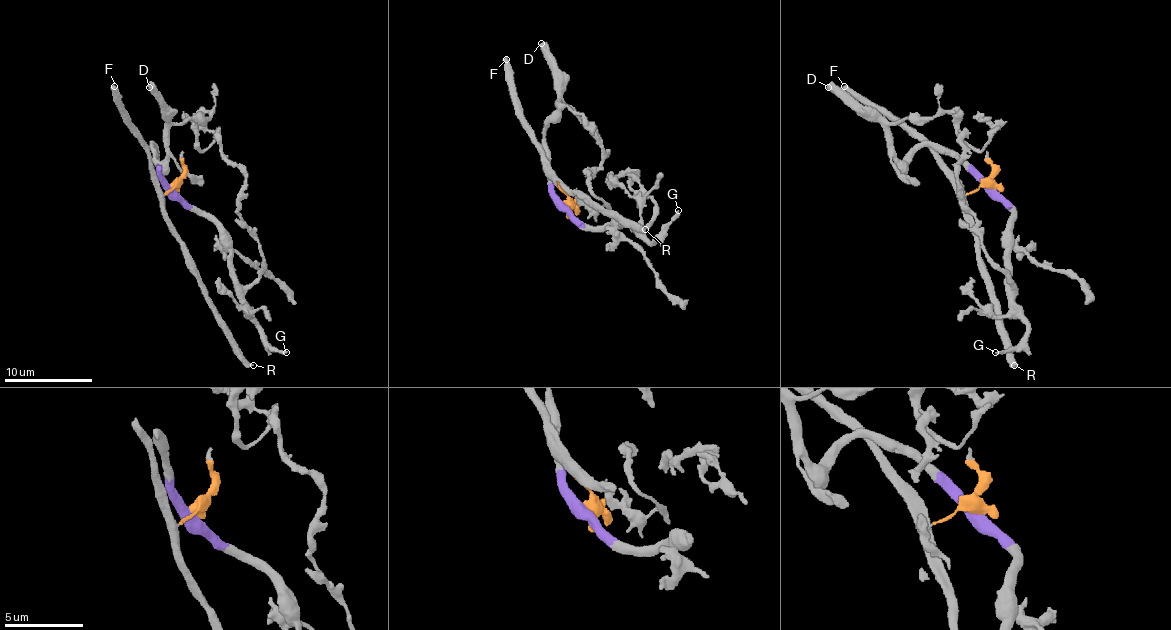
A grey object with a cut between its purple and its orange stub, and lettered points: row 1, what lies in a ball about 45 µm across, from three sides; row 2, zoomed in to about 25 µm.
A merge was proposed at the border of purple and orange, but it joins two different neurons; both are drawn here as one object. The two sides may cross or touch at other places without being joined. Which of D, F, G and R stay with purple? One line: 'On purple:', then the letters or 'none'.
On purple: D, G

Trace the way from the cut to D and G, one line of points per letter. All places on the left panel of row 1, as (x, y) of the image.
D: (171, 186), (160, 175), (151, 146), (151, 153), (160, 162), (167, 155), (167, 111), (149, 86)
G: (171, 186), (218, 228), (229, 252), (229, 274), (242, 312), (271, 347), (286, 352)

